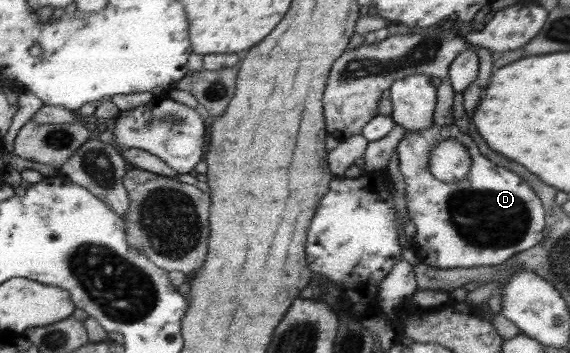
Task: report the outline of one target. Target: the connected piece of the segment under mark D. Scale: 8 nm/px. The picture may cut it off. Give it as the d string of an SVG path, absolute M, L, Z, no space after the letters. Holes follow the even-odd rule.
M456 122L445 127L436 123L430 129L410 131L400 143L399 157L401 171L407 184L405 200L409 218L417 228L417 236L414 238L416 253L422 262L441 269L500 265L510 257L518 256L524 250L542 242L546 218L540 197L534 194L528 182L522 180L518 174L512 174L512 170L506 170L482 156L472 136L462 132ZM448 138L464 143L471 155L471 173L464 181L440 182L431 170L431 154L434 154L440 142Z

